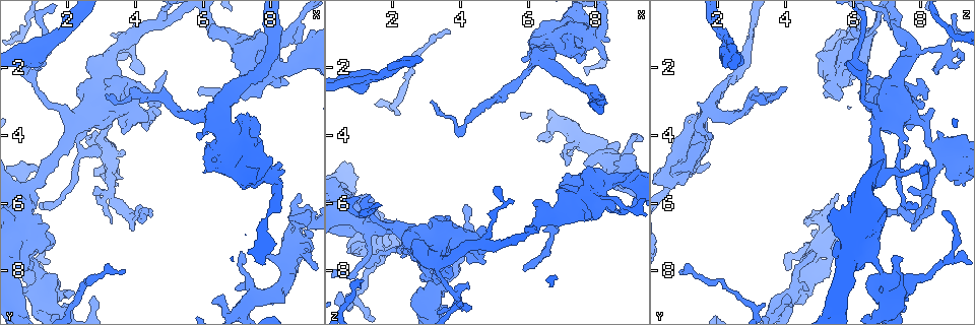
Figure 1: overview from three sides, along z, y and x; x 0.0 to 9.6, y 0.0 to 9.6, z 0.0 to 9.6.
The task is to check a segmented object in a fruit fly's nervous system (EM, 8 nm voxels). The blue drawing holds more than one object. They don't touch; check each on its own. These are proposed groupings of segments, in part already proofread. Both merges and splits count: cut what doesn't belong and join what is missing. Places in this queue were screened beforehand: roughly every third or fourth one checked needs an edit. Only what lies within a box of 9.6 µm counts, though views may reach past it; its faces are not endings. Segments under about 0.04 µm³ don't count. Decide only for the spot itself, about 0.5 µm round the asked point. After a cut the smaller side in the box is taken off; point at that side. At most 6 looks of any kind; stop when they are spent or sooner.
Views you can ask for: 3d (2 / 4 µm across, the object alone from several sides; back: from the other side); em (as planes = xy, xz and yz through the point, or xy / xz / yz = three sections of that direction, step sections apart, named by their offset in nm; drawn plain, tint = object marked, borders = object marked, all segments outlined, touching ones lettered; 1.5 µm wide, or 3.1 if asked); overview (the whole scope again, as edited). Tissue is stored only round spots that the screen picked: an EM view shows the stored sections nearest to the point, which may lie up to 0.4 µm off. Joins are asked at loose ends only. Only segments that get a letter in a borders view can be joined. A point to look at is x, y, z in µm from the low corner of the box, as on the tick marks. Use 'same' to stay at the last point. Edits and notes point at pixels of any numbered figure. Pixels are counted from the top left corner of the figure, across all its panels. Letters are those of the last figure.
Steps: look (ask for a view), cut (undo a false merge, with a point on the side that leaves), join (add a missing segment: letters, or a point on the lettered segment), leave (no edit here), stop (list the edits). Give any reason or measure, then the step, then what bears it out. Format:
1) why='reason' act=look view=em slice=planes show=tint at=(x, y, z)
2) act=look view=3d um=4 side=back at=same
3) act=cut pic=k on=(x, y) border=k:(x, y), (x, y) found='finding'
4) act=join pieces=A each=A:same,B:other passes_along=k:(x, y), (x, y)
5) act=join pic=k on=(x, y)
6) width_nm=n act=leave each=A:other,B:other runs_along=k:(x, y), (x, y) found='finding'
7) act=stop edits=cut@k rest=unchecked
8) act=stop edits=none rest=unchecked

why='an open end' act=look view=em slice=xy step=4 show=borders at=(4.20, 6.55, 6.00)

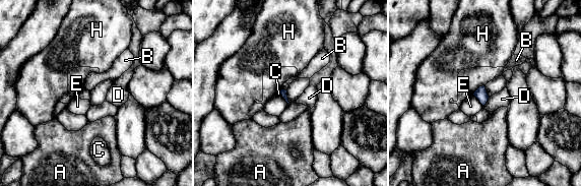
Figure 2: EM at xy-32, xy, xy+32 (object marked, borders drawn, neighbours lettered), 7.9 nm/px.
why='cut it another way' act=look view=em slice=xz step=4 show=borders at=same

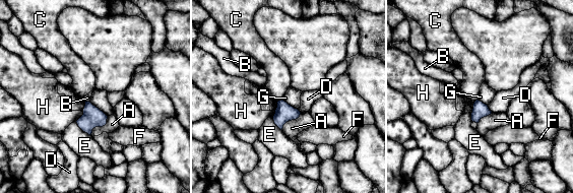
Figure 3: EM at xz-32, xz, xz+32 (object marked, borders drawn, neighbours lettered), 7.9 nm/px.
longest_contact=A:200nm act=leave each=A:other,B:other,C:other,D:other,E:other,F:other,G:other,H:other found='no lettered segment goes on from it'

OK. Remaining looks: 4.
why='free end' act=look view=3d um=2 at=(8.85, 5.70, 5.60)

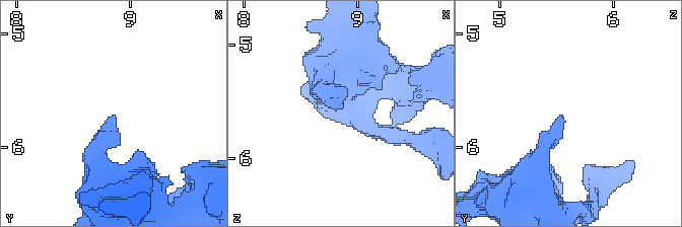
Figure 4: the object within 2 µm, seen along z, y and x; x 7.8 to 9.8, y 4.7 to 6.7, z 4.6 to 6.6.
act=look view=em slice=yz step=4 show=tint at=(8.86, 5.74, 5.54)

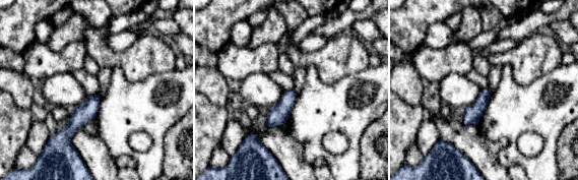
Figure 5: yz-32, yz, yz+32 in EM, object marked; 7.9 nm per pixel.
act=look view=em slice=planes show=borders at=same

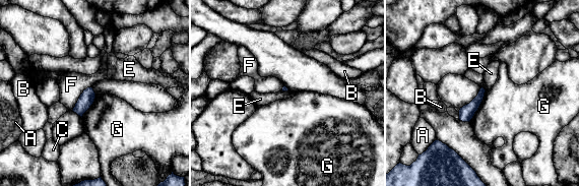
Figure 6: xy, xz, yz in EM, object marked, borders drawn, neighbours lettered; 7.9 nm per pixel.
longest_contact=G:280nm act=leave each=A:other,B:other,C:other,E:other,F:other,G:other found='none of them fits'

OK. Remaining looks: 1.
act=look view=em slice=planes show=borders at=(6.40, 3.25, 1.70)

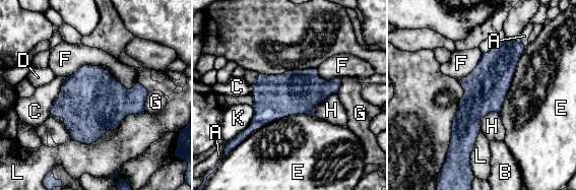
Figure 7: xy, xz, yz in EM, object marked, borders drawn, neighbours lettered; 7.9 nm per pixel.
act=leave each=A:other,B:other,C:other,D:other,E:other,F:other,G:other,H:other,K:other,L:other runs_along=7:(510, 41), (470, 111), (463, 152) found='one neuron here'

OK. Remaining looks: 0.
act=stop edits=none rest=unchecked

